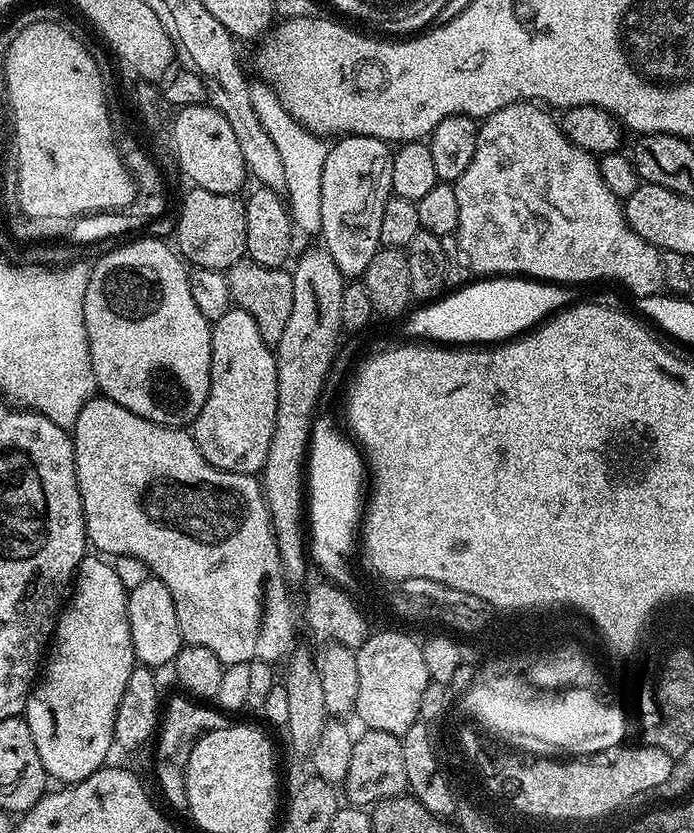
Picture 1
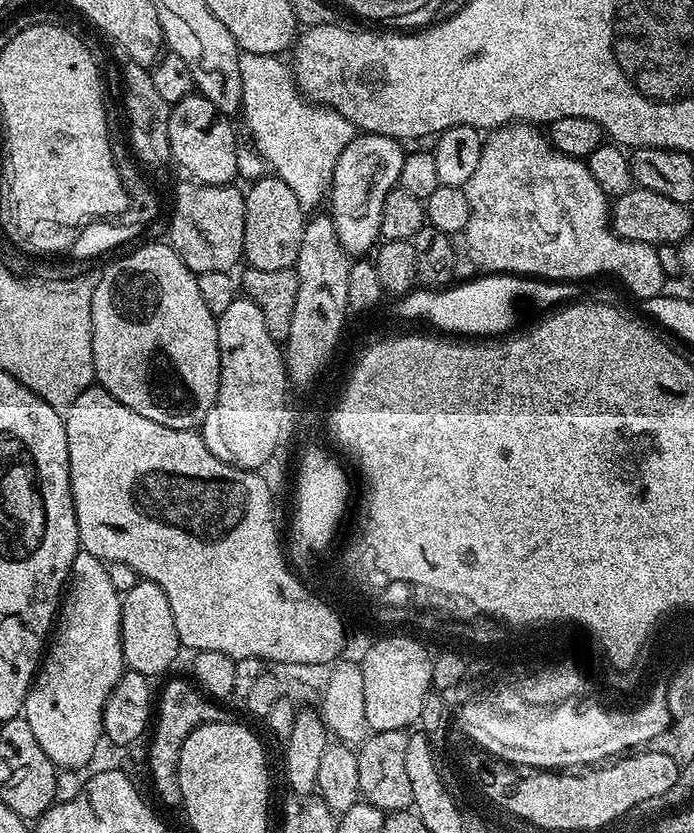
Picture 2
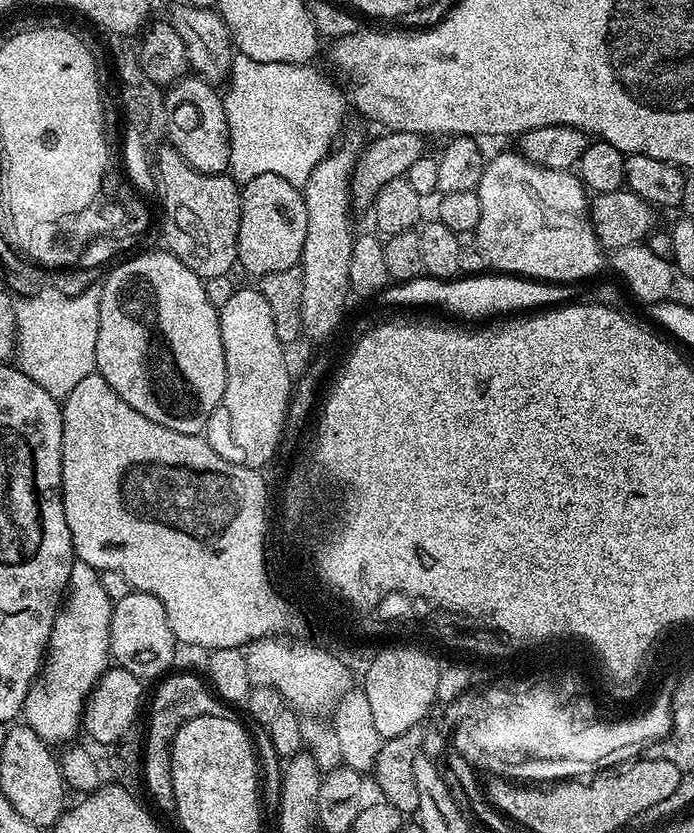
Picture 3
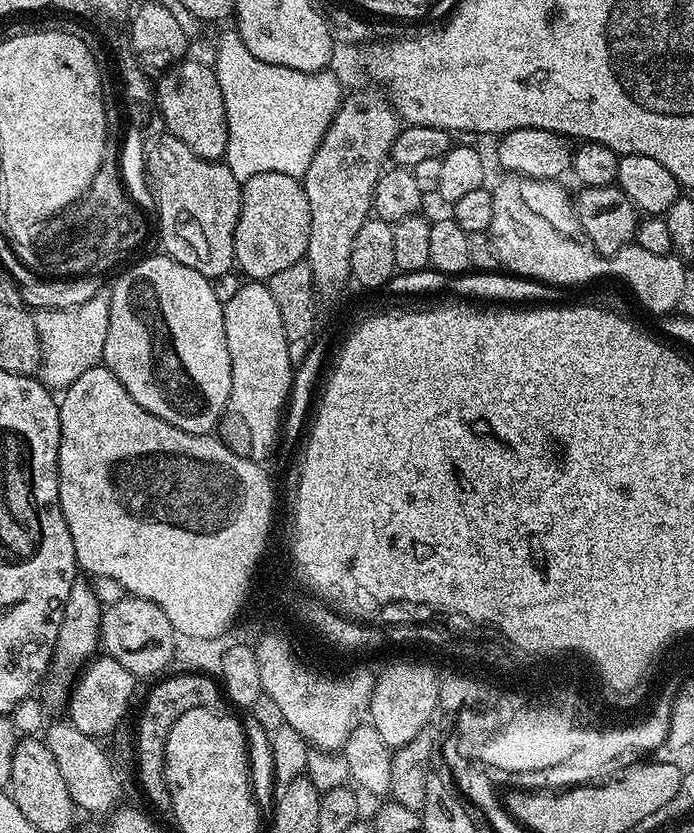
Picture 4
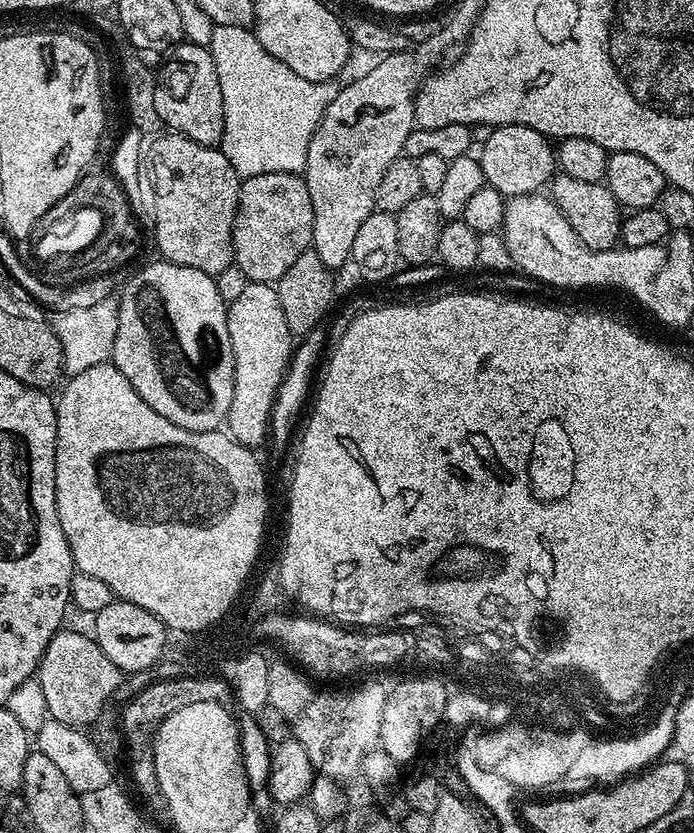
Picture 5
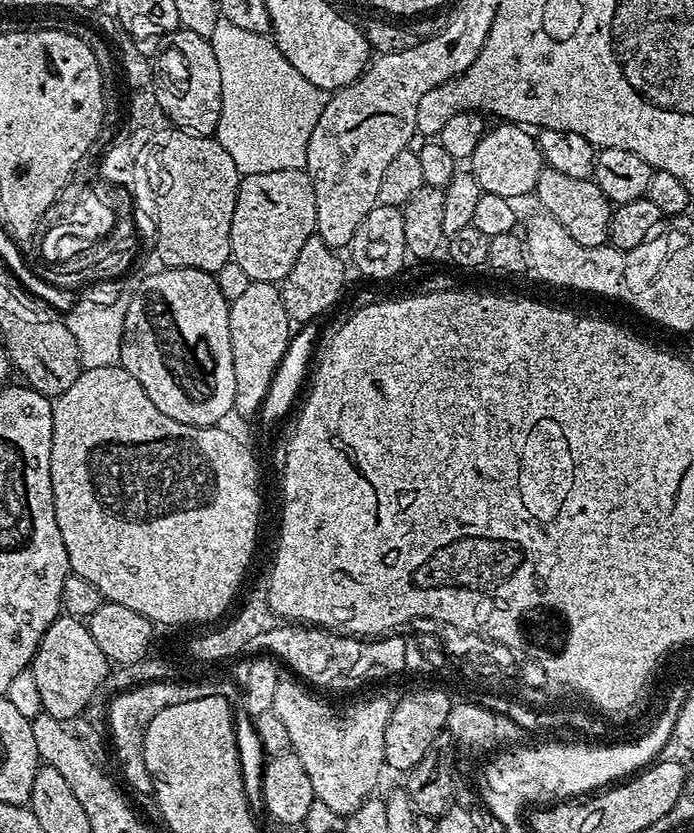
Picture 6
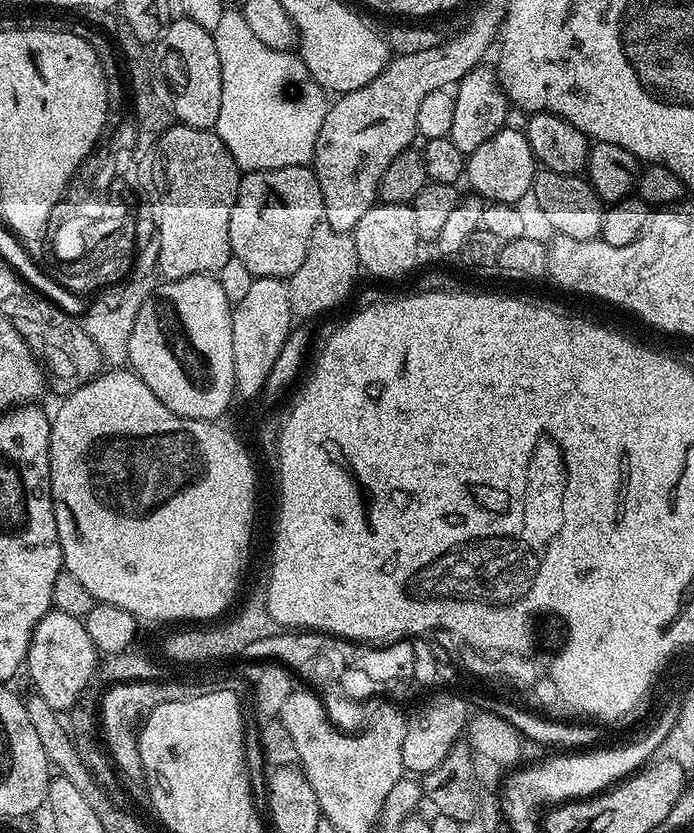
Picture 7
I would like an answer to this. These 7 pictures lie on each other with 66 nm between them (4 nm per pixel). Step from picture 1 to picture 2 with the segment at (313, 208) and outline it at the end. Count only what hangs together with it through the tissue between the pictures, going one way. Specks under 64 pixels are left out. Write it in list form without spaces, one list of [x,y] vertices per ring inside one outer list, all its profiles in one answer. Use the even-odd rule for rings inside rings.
[[[241,52],[242,117],[256,152],[269,164],[271,171],[280,177],[305,210],[316,210],[325,199],[332,183],[332,171],[339,155],[357,135],[342,114],[305,98],[296,87],[294,72],[283,64],[280,56],[263,56]]]

